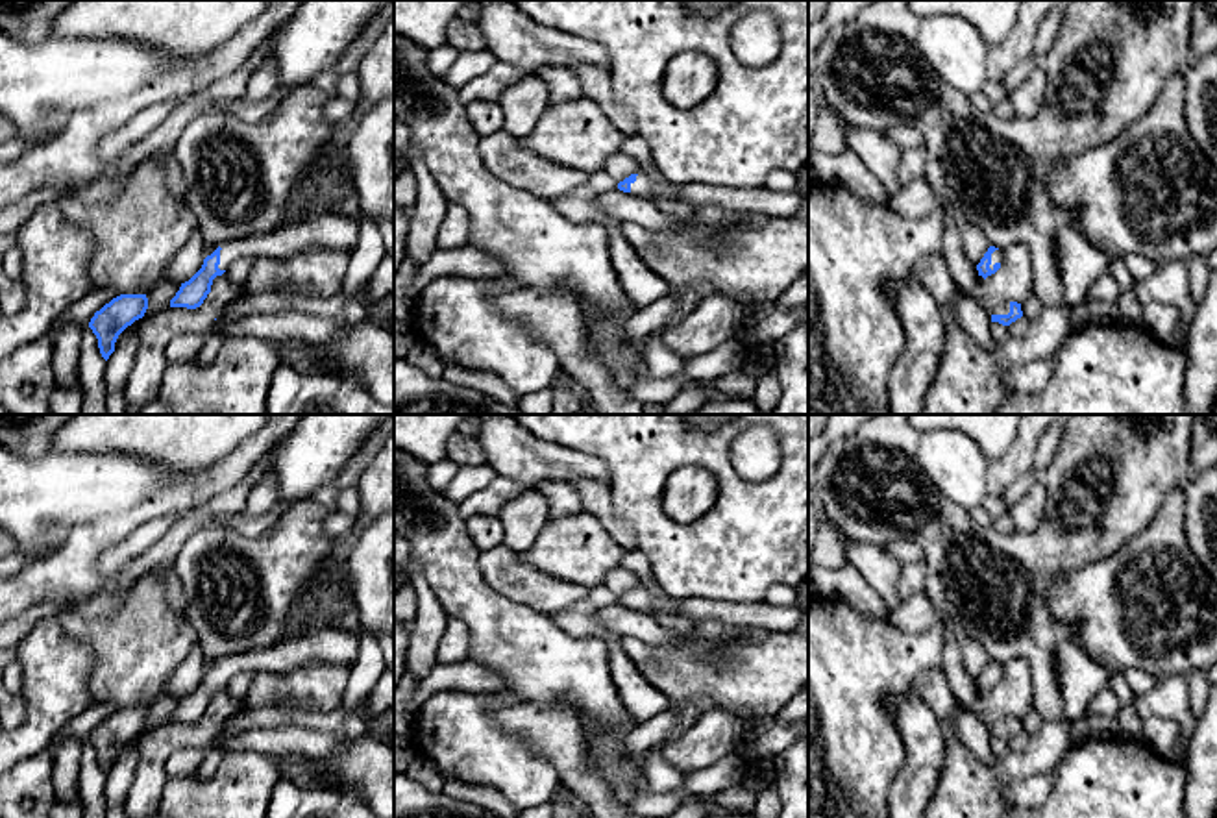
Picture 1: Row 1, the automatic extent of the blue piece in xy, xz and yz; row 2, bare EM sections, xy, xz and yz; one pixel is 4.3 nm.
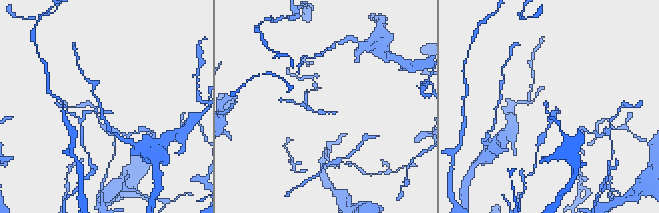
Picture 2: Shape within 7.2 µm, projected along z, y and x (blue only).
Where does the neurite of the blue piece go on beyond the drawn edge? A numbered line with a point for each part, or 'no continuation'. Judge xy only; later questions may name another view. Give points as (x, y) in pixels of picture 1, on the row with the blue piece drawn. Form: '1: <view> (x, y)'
1: xy (331, 230)

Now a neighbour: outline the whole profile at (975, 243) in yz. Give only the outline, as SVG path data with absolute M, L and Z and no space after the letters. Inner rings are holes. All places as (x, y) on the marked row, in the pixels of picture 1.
M960 224L962 244L969 263L978 265L988 248L991 246L988 237L973 224Z

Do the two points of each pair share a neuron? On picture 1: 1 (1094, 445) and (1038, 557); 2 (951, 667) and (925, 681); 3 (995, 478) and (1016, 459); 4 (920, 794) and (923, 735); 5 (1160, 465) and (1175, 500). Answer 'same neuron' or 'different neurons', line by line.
1: same neuron
2: different neurons
3: same neuron
4: same neuron
5: different neurons

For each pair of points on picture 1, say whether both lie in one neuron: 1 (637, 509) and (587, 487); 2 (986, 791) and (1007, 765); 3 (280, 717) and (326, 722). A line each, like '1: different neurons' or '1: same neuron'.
1: different neurons
2: same neuron
3: same neuron

